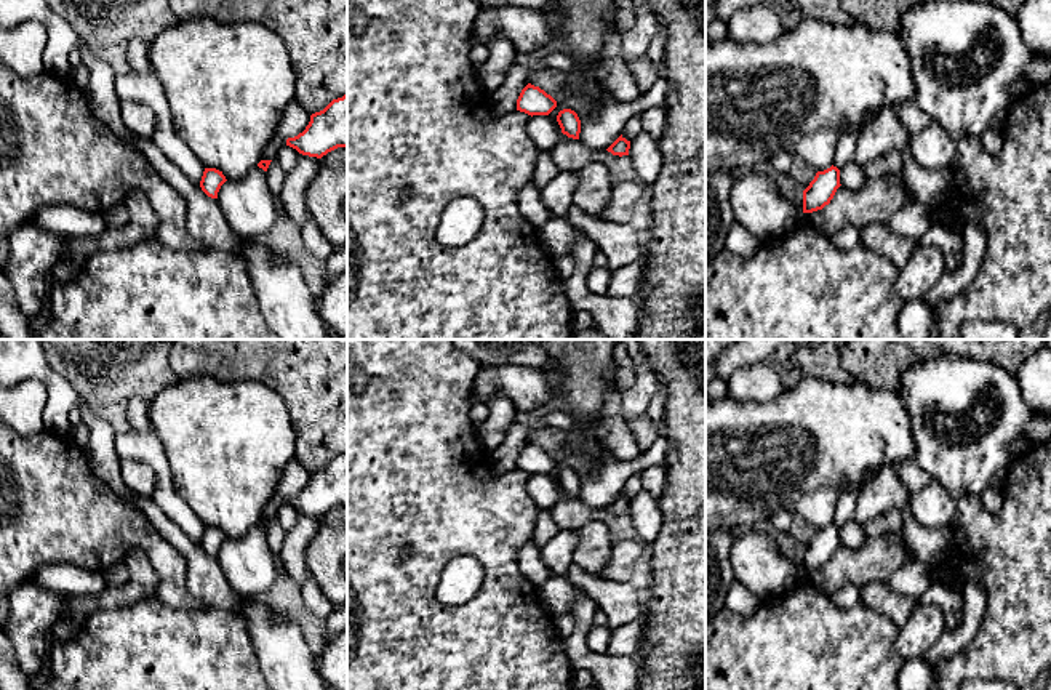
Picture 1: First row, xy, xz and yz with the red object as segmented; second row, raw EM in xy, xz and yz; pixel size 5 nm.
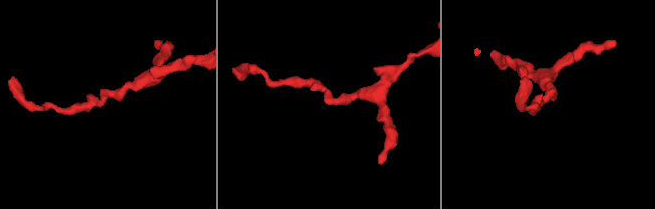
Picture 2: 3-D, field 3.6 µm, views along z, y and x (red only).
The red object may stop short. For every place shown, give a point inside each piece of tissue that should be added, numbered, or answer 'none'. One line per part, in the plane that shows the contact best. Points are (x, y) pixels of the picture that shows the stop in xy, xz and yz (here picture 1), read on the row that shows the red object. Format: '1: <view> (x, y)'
none

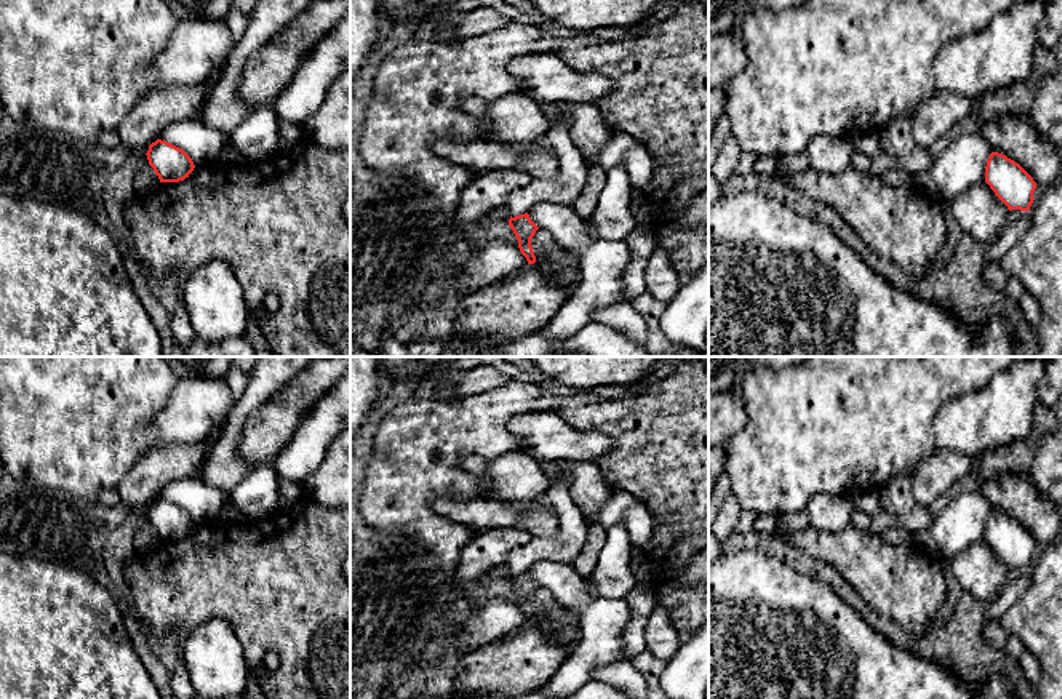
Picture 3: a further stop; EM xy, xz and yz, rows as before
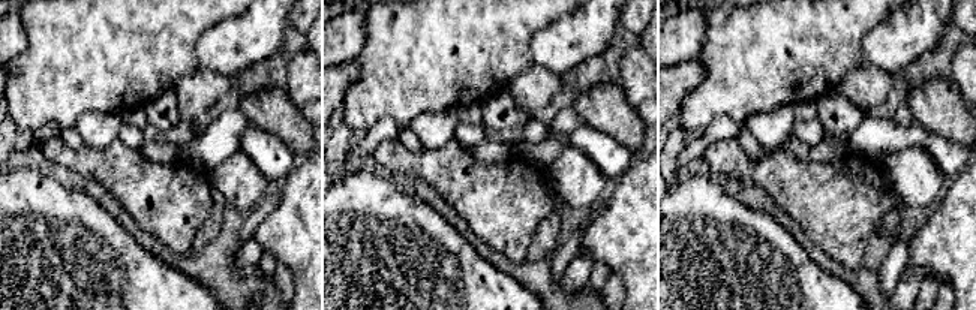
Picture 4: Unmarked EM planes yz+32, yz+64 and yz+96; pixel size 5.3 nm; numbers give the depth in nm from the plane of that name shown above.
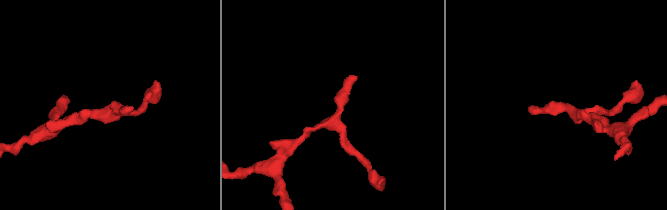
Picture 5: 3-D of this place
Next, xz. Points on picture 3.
none

